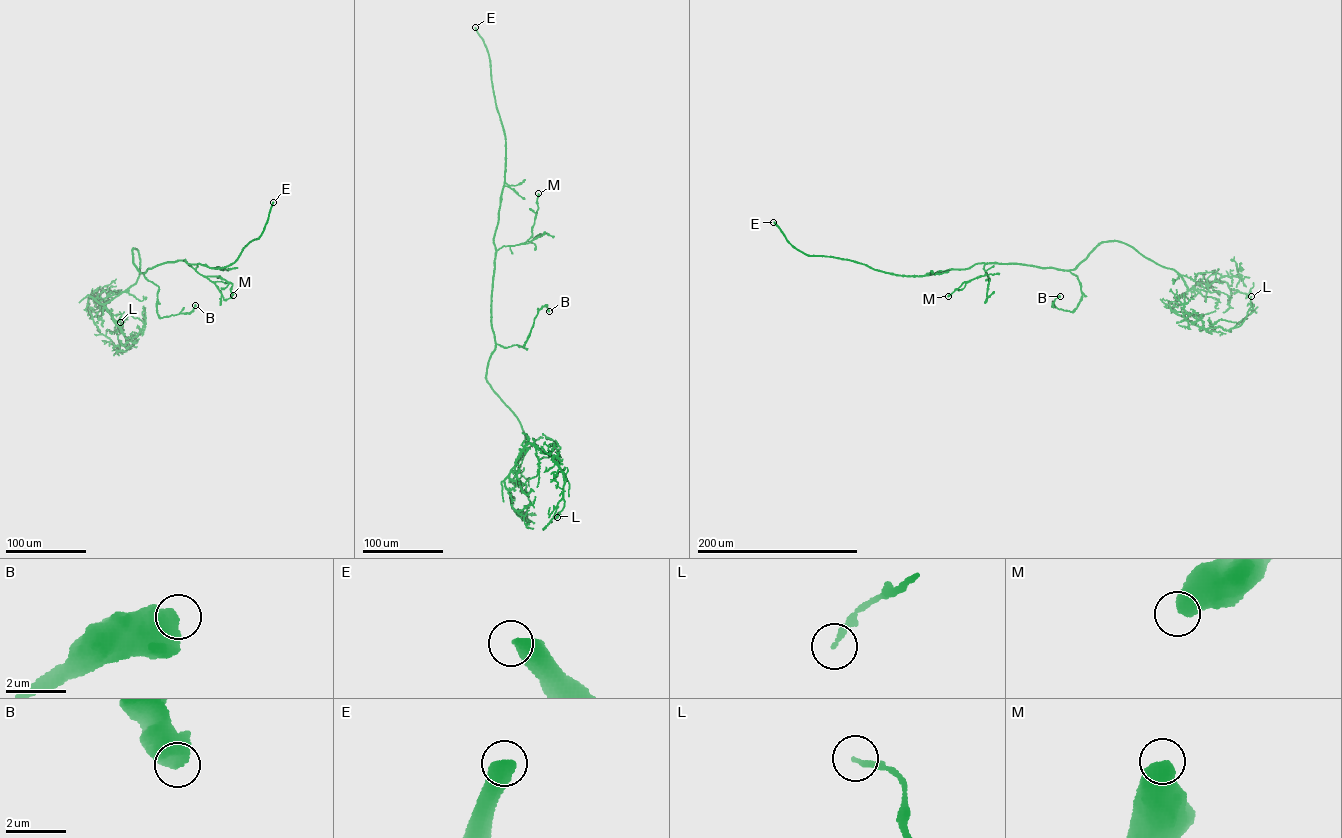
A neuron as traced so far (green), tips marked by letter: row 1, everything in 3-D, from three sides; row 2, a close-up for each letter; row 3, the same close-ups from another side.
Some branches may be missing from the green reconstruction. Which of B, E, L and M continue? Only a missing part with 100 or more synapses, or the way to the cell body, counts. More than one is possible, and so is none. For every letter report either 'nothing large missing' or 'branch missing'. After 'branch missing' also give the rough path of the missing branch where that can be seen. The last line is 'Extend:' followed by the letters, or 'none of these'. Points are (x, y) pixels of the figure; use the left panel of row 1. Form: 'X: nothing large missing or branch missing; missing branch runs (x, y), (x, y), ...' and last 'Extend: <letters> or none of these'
B: nothing large missing
E: branch missing
L: nothing large missing
M: nothing large missing
Extend: E

